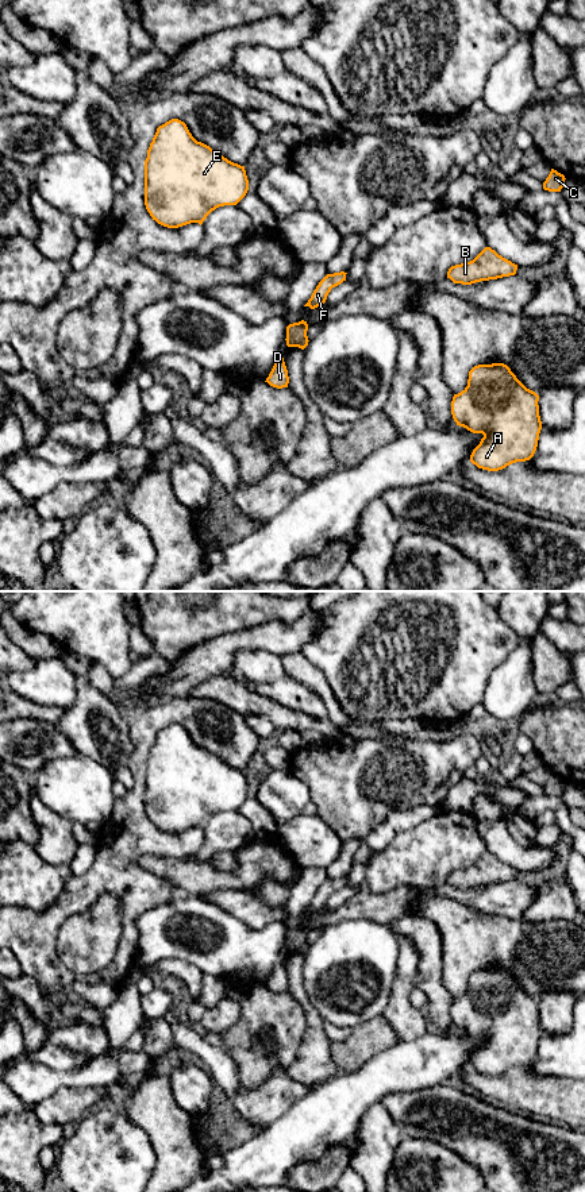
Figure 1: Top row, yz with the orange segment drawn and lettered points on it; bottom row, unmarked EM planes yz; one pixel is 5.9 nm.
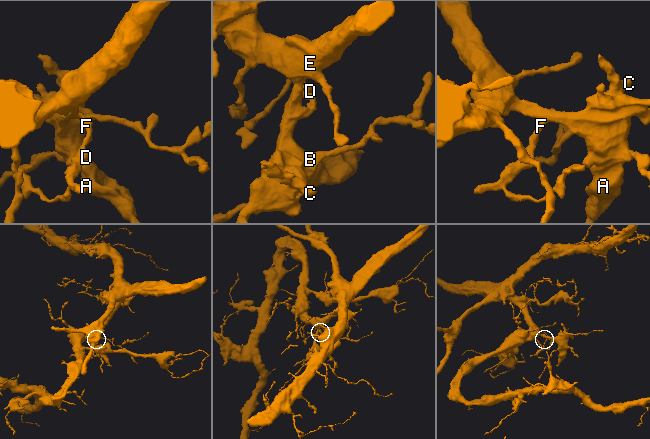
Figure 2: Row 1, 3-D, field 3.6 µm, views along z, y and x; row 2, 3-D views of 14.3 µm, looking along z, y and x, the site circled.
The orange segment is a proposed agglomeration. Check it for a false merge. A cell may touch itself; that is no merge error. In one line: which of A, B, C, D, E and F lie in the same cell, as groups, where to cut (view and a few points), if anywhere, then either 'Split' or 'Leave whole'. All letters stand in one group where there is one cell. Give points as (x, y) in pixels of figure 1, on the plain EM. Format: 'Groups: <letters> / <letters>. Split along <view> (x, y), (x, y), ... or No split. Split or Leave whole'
Groups: A B C D E F. No split. Leave whole

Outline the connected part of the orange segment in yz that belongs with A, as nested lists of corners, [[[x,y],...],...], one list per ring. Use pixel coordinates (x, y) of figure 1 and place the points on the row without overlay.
[[[507,969],[474,971],[467,991],[451,1006],[457,1030],[484,1039],[470,1066],[478,1073],[499,1076],[530,1065],[542,1034],[538,1006],[539,1000],[527,994]]]

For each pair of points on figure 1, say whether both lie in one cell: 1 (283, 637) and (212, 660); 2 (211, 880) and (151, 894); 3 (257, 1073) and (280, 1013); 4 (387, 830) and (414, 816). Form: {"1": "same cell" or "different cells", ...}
{"1": "same cell", "2": "different cells", "3": "same cell", "4": "same cell"}

